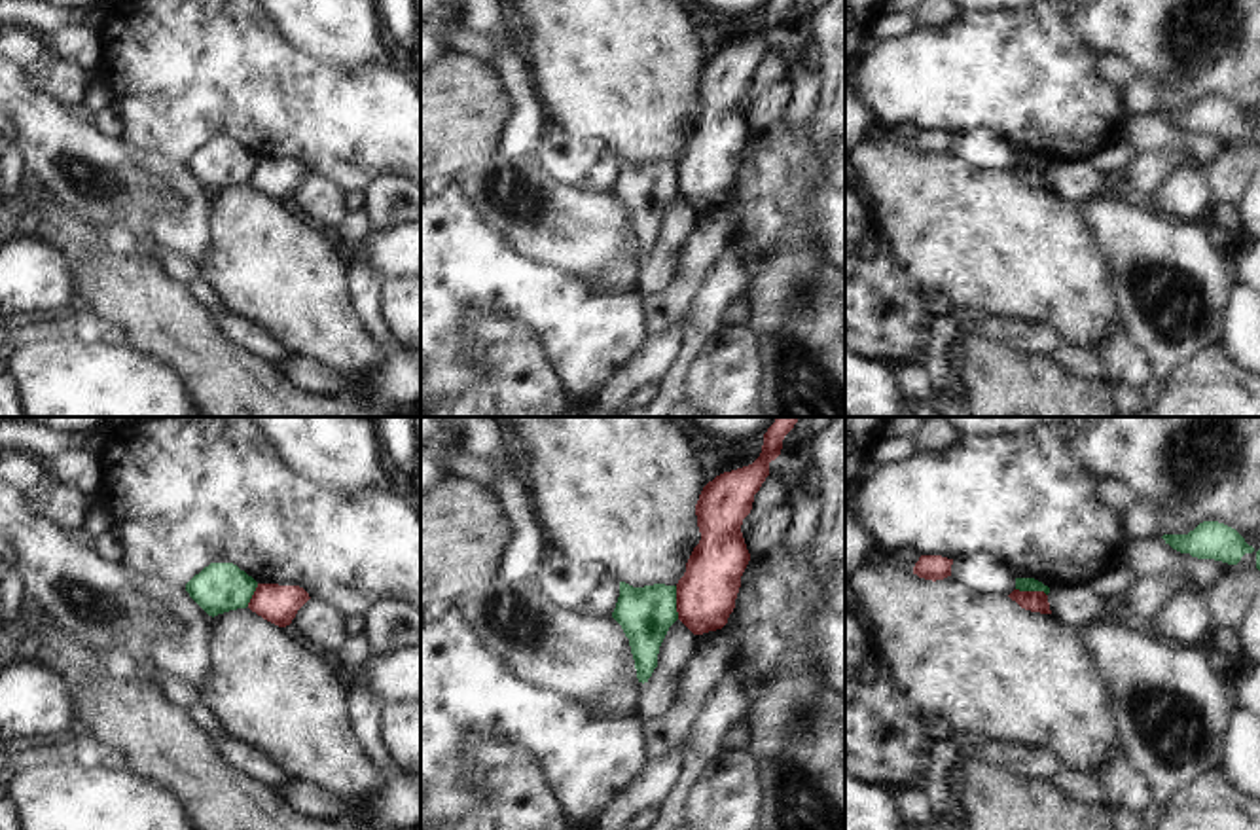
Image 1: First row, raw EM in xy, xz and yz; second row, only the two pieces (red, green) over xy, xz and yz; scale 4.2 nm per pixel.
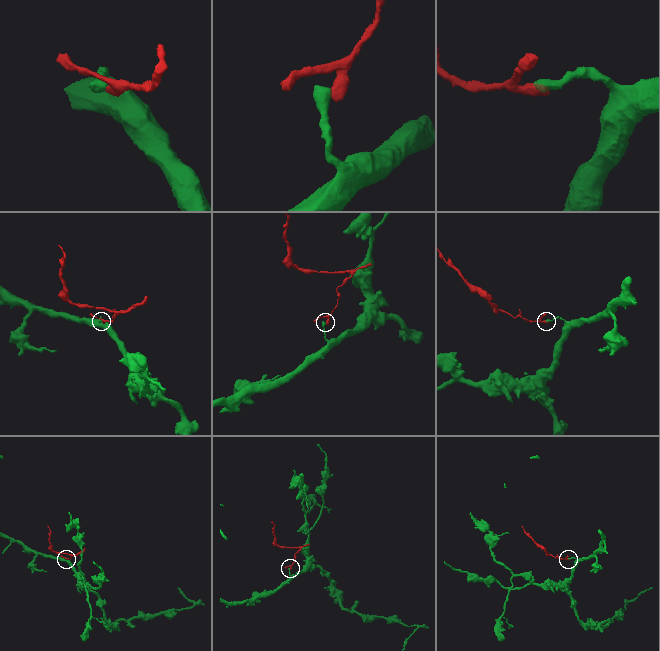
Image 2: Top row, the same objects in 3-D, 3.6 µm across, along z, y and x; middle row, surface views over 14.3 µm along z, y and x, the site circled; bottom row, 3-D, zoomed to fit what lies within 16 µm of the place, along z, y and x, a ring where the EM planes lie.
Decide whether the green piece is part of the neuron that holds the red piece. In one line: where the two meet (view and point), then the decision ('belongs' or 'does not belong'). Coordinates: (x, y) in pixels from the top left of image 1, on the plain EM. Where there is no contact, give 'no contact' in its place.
meets red in xz at (677, 179); does not belong

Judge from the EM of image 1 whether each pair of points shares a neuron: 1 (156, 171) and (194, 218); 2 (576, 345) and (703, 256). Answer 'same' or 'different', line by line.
1: same
2: different

